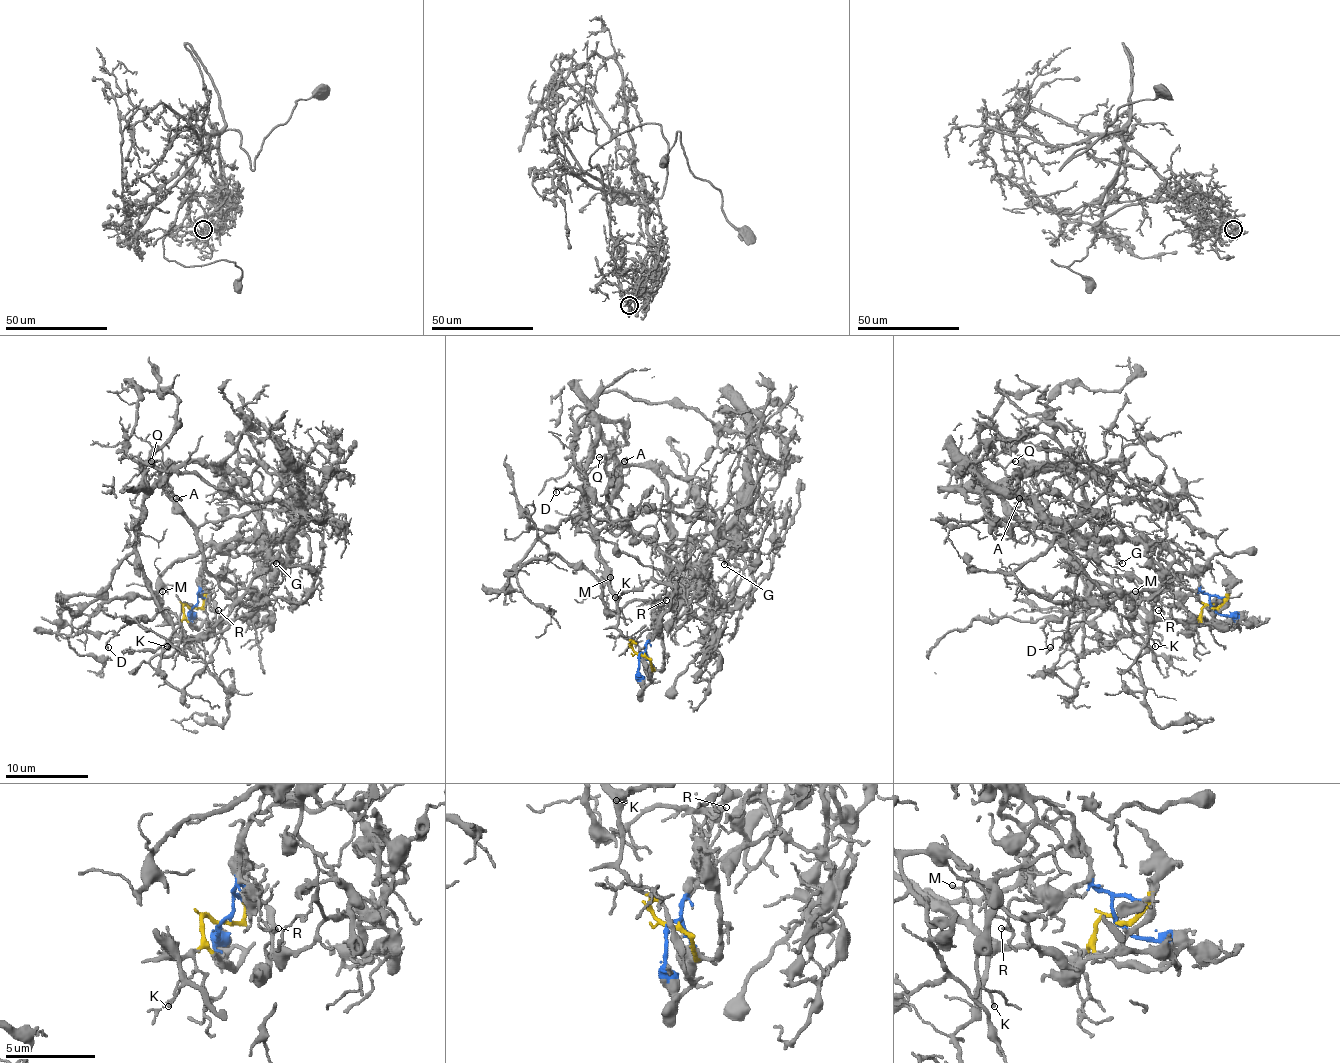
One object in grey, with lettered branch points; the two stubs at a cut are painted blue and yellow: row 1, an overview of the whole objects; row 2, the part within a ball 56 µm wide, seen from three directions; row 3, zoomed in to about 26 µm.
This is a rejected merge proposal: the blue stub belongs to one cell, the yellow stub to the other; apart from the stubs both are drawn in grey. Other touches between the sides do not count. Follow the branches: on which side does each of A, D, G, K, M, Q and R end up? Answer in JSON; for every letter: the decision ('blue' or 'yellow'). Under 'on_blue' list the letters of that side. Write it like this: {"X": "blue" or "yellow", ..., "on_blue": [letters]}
{"A": "yellow", "D": "yellow", "G": "blue", "K": "yellow", "M": "yellow", "Q": "yellow", "R": "blue", "on_blue": ["G", "R"]}

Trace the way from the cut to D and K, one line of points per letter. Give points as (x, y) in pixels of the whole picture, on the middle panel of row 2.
D: (640, 653), (619, 628), (617, 593), (598, 558), (596, 536), (607, 523), (607, 513), (574, 488), (555, 492)
K: (640, 653), (617, 626), (617, 602), (621, 593), (615, 598)

